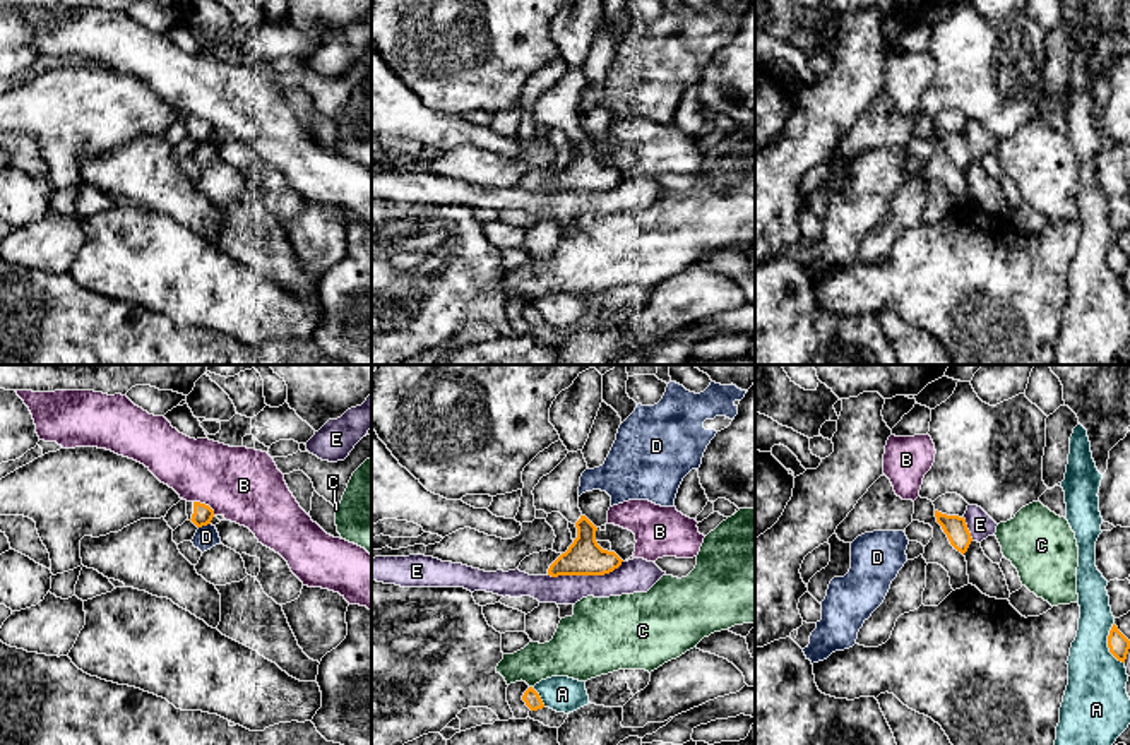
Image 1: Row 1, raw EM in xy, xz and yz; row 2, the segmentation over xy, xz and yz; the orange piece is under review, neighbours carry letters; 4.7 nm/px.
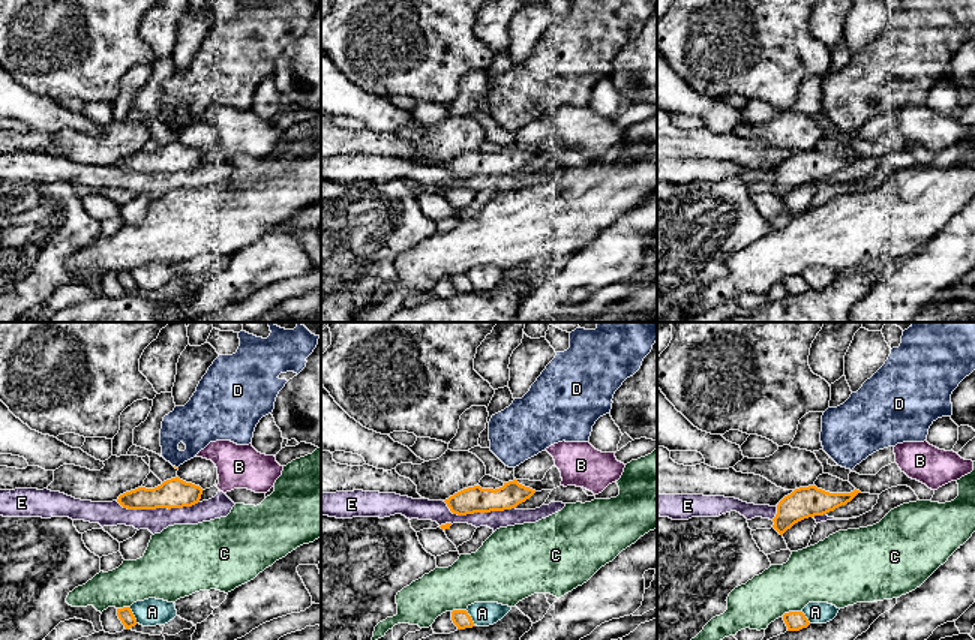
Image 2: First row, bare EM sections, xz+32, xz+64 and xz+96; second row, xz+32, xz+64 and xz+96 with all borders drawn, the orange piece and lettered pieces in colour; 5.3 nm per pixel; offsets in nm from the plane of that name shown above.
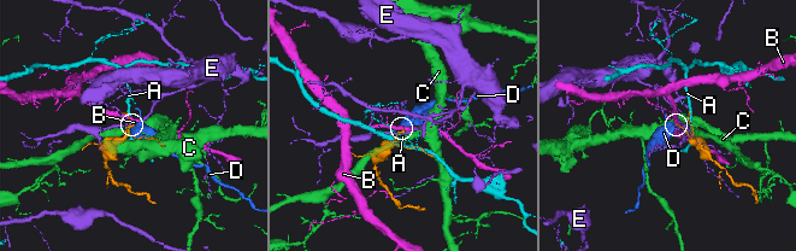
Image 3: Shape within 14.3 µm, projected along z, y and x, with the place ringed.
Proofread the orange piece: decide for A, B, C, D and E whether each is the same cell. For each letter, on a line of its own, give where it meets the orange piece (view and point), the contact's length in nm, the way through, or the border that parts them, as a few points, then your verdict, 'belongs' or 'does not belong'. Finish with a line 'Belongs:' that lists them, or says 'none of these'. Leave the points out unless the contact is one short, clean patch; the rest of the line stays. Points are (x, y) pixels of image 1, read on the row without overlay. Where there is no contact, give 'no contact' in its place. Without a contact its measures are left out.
A: xz (540, 314) | 110 nm | does not belong
B: xy (204, 120) | 120 nm | along xy (194, 117), (204, 119), (214, 131) | does not belong
C: xz (531, 303) | 30 nm | does not belong
D: xy (204, 141) | 60 nm | along xy (209, 139), (199, 144) | does not belong
E: xz (586, 190) | 360 nm | does not belong
Belongs: none of these

